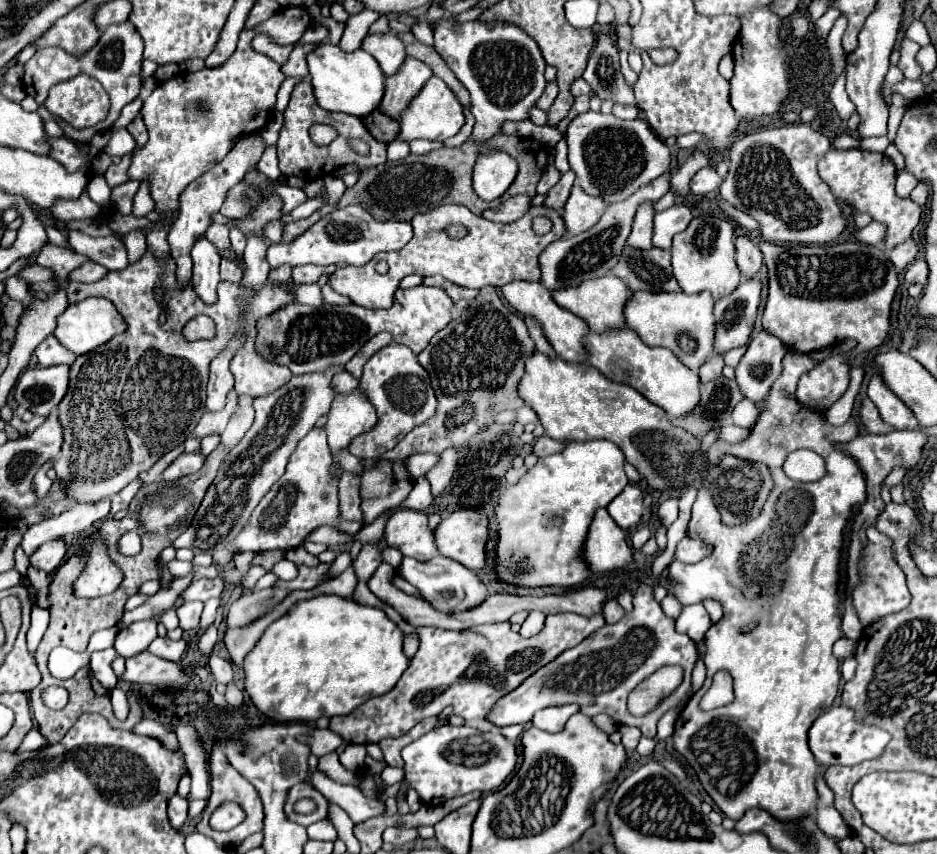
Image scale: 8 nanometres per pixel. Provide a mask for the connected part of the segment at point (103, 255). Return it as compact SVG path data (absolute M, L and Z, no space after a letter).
M70 231L68 236L69 244L75 252L105 266L107 270L121 270L129 264L125 244L117 232L105 238L91 238L80 231Z

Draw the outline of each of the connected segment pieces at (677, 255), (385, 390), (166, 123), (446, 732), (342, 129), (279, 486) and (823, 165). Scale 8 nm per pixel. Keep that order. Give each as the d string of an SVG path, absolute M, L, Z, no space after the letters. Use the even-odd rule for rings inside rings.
M699 214L697 218L691 220L687 230L673 236L673 246L671 246L673 276L685 294L697 294L707 290L717 302L739 286L741 274L735 264L733 232L735 230L731 222L727 222L727 218Z
M391 342L381 348L375 356L371 356L363 368L363 376L359 380L363 384L363 392L367 392L367 400L375 404L379 412L379 424L371 432L363 432L363 436L355 436L349 444L349 452L357 458L379 458L385 450L395 448L411 428L425 424L437 410L435 390L431 388L429 372L419 366L417 356L401 344Z
M281 8L279 12L275 12L269 20L265 20L263 24L259 24L253 30L243 30L237 42L237 50L235 54L219 68L203 68L199 72L183 72L177 74L165 82L159 82L159 86L151 92L151 96L143 102L143 120L147 124L149 130L149 142L135 150L131 156L131 166L127 170L131 180L151 180L151 194L153 200L157 204L155 210L159 210L163 216L177 210L177 198L183 192L183 188L193 182L195 178L199 178L201 174L205 174L207 170L211 170L219 160L225 158L225 154L233 148L233 138L261 130L269 116L273 106L275 106L275 94L281 86L281 82L285 80L285 76L279 70L279 64L273 64L271 58L259 54L253 50L251 40L257 34L265 34L271 38L271 42L285 46L285 44L295 44L303 32L307 30L307 26L311 24L311 18L307 14L305 8Z
M451 724L423 734L419 740L405 746L401 756L405 760L405 778L425 804L443 804L473 790L497 792L519 762L515 742L507 740L499 730L479 732L469 726Z
M307 78L301 80L293 92L291 92L291 100L289 106L283 112L283 128L279 132L279 142L277 142L277 156L279 156L279 170L285 176L299 176L303 180L315 180L315 178L323 178L327 174L331 174L335 168L339 166L347 166L347 164L359 164L361 168L369 168L369 166L377 166L383 164L387 160L387 144L375 140L367 128L363 126L361 118L355 116L347 116L343 112L327 112L323 108L319 108L319 104L315 102L313 96L313 88L311 84L307 84ZM313 124L329 124L331 128L337 130L337 138L329 144L329 146L317 146L311 136L309 136L309 128ZM347 138L361 138L371 146L371 154L369 156L361 156L355 154L349 146L347 146Z
M311 430L305 438L299 440L295 452L289 458L285 474L271 486L263 496L259 506L253 510L249 524L235 538L239 550L265 552L265 550L291 550L303 544L305 536L319 528L331 526L343 534L355 536L363 524L347 522L339 512L339 474L331 474L333 458L327 444L327 434L323 430Z
M831 148L819 162L819 176L831 188L833 196L839 202L853 206L857 212L869 214L873 220L887 226L883 244L887 250L893 250L897 244L911 236L913 228L919 224L921 206L911 198L899 198L895 194L895 164L885 154L867 152L861 148L855 150L837 150Z

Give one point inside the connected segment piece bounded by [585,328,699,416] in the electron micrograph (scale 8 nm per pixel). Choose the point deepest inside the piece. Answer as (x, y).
(620, 355)

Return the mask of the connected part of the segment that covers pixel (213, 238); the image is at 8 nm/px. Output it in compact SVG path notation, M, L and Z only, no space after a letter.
M212 224L206 231L206 238L213 244L215 244L219 253L231 248L231 242L229 239L229 228L221 224Z

